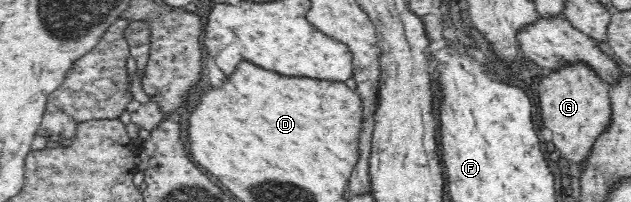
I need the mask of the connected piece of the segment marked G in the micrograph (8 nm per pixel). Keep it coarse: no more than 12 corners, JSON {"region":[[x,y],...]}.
{"region":[[569,62],[539,83],[541,121],[567,161],[611,121],[610,85]]}

